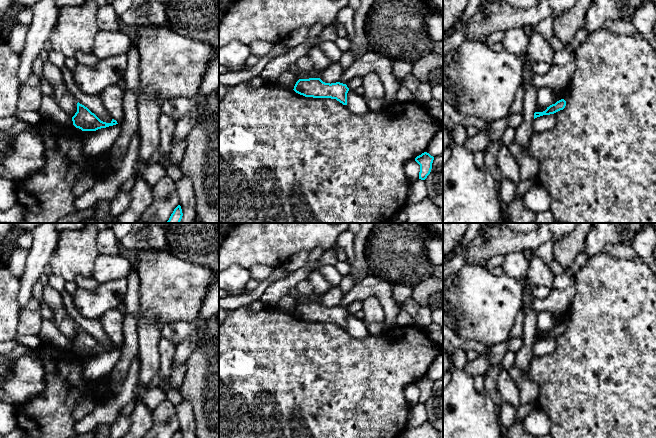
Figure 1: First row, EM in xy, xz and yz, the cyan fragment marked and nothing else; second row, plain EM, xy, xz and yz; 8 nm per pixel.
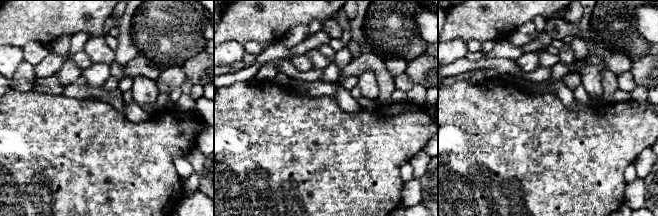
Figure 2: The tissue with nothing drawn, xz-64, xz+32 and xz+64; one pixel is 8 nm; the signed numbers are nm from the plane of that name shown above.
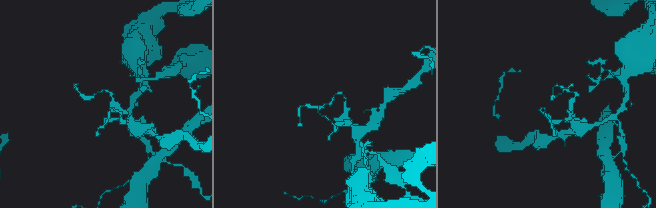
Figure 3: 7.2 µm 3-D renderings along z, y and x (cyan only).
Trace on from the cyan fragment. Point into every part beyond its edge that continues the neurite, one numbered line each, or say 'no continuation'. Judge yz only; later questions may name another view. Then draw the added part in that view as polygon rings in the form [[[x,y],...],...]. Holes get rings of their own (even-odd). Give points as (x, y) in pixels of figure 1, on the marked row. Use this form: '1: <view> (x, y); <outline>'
no continuation

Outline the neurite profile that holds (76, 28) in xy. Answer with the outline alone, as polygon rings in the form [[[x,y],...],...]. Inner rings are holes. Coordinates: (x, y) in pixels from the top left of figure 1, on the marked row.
[[[88,0],[82,6],[59,8],[58,21],[48,38],[52,49],[70,58],[79,52],[92,54],[94,39],[100,30],[96,21],[98,8],[95,0]]]

